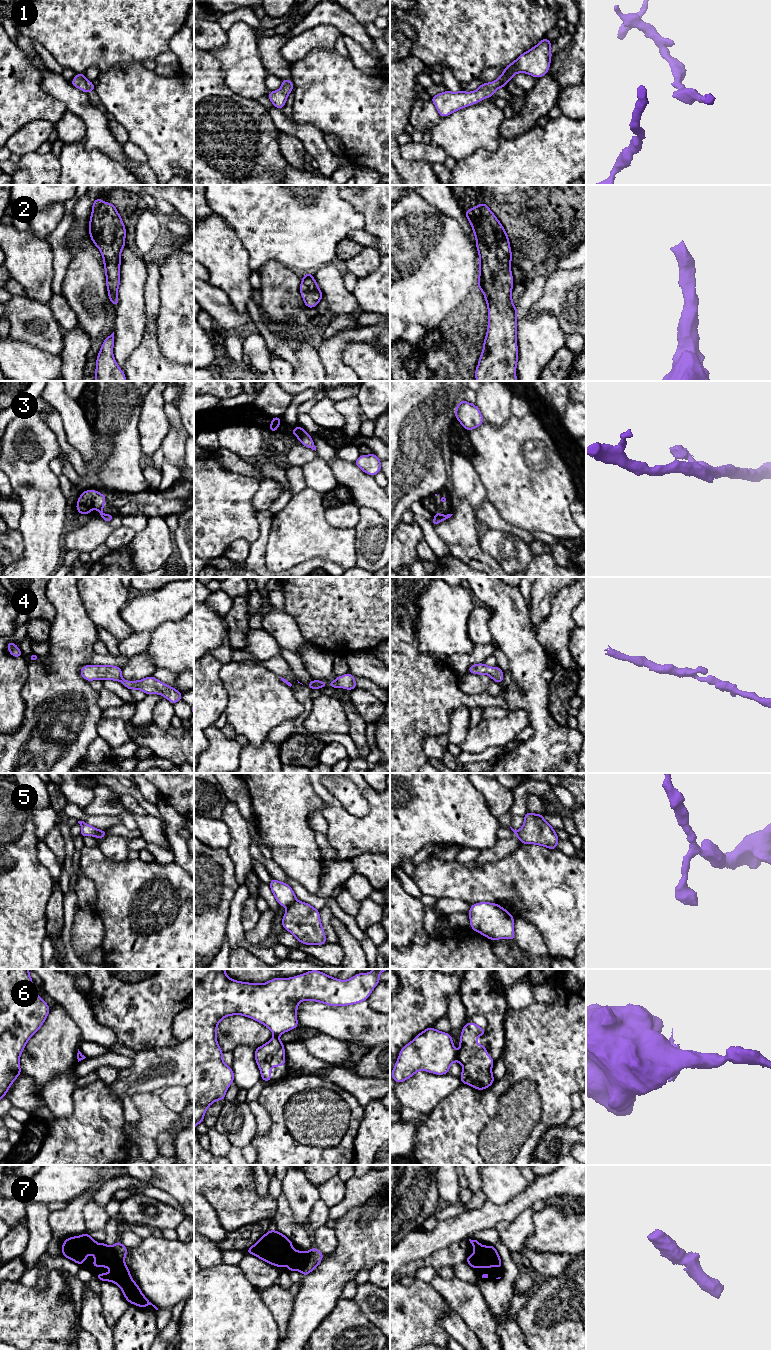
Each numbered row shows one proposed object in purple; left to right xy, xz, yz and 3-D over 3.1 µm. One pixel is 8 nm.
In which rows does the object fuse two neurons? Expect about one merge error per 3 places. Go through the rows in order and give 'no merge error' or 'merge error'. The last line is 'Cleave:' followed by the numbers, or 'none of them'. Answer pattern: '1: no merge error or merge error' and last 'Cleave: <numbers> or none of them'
1: no merge error
2: no merge error
3: merge error
4: no merge error
5: merge error
6: merge error
7: no merge error
Cleave: 3, 5, 6

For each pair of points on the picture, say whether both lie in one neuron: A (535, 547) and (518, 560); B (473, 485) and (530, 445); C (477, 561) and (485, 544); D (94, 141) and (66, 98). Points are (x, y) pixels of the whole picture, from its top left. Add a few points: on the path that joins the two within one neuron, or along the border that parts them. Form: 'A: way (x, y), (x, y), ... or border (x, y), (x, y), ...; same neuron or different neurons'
A: border (528, 544), (533, 555); different neurons
B: border (470, 460), (486, 490), (488, 500); different neurons
C: border (477, 544), (500, 564); different neurons
D: way (94, 129), (94, 122), (78, 106); same neuron

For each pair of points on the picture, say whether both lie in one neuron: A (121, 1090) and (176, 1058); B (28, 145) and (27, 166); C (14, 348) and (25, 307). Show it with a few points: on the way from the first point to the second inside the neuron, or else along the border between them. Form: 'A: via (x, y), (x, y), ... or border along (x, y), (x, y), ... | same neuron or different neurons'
A: via (135, 1079), (147, 1074), (154, 1068), (162, 1067) | same neuron
B: border along (36, 151), (29, 152), (21, 157) | different neurons
C: border along (10, 337), (25, 341), (38, 349) | different neurons

